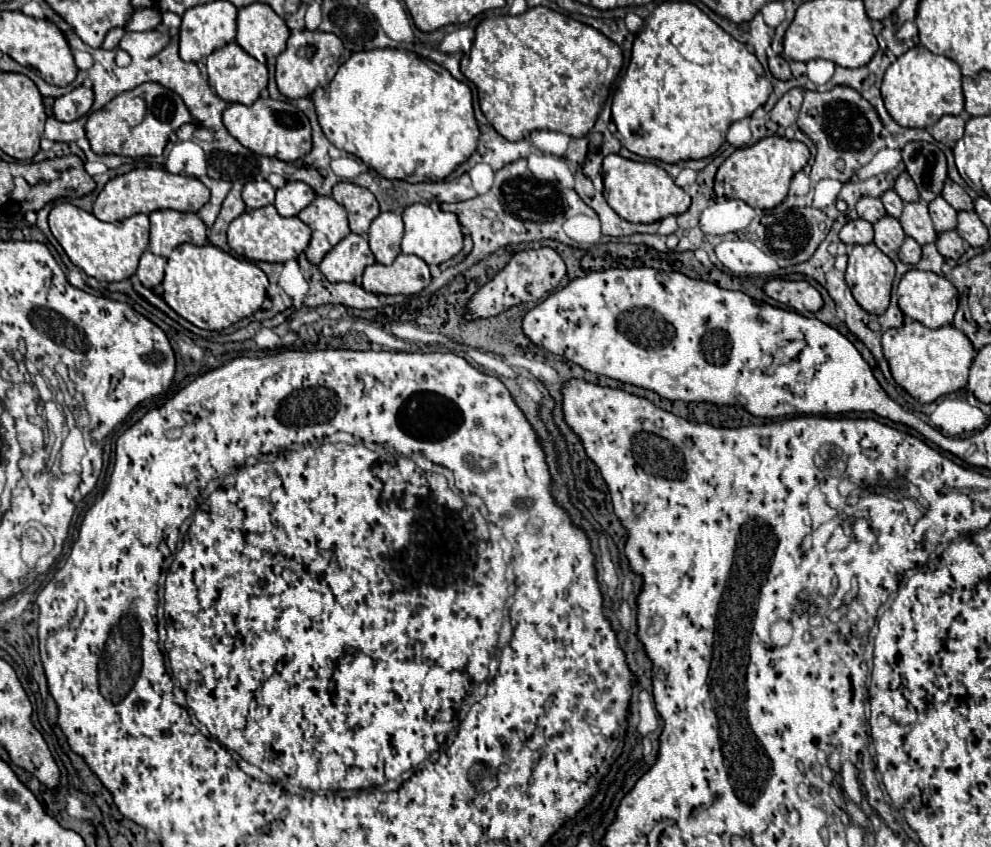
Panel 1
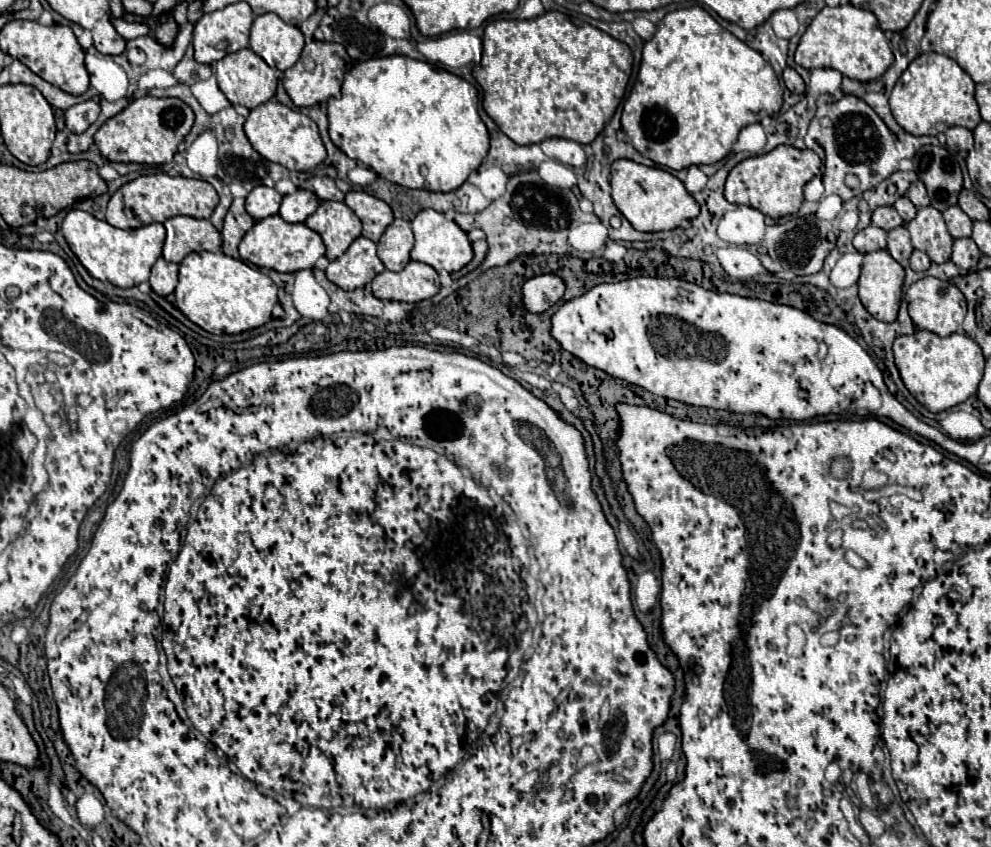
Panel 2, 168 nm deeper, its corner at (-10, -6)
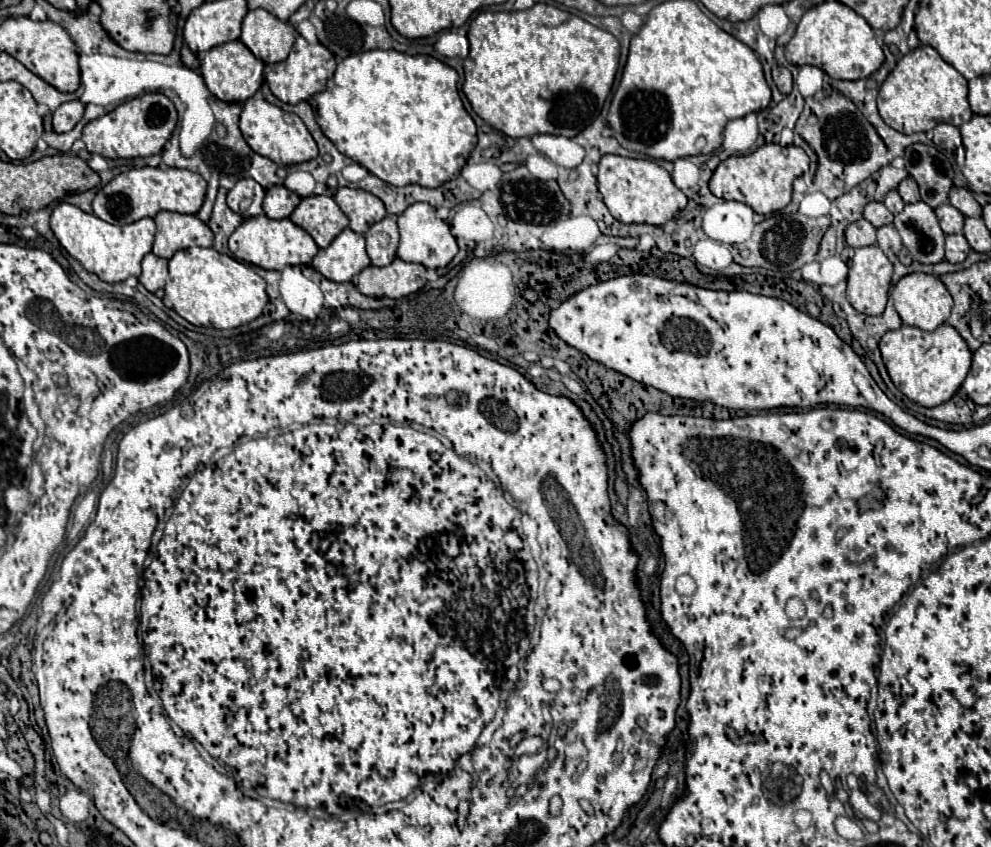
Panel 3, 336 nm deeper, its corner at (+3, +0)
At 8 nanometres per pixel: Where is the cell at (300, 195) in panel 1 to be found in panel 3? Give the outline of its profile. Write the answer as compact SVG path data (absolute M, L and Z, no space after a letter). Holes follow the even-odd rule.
M276 185L266 189L264 197L264 215L270 219L286 219L296 205L300 203L300 197L292 191L288 191L284 185Z

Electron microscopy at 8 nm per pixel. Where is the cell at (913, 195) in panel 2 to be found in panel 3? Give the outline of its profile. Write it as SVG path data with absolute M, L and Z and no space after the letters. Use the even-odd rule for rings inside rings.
M906 177L900 185L898 185L898 193L904 199L904 203L916 203L920 201L920 193L918 193L918 185L912 177Z

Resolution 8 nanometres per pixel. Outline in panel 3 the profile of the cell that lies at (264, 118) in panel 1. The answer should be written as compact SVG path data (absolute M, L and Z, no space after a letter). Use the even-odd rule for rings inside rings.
M250 97L244 101L242 115L240 115L240 131L246 139L246 143L260 155L272 159L278 165L298 165L304 161L310 161L318 155L318 147L308 133L302 119L294 113L286 113L276 105L270 105L262 97Z

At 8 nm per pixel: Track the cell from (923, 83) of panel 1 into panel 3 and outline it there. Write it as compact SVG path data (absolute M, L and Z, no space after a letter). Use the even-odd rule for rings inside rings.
M920 45L906 53L882 83L878 93L878 111L886 125L906 135L918 131L926 133L940 121L960 127L972 117L968 105L968 81L930 45Z

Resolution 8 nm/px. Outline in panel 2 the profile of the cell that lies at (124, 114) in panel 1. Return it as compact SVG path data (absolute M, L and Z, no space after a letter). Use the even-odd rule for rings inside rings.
M137 97L133 99L121 113L105 121L95 133L95 145L107 161L123 161L123 163L147 163L147 165L163 165L173 159L177 153L177 145L191 131L195 121L193 109L177 97Z

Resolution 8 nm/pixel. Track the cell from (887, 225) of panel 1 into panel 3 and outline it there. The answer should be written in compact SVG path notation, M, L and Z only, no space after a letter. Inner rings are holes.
M884 225L878 229L878 247L888 255L888 259L898 257L898 251L902 249L902 239L892 225Z

